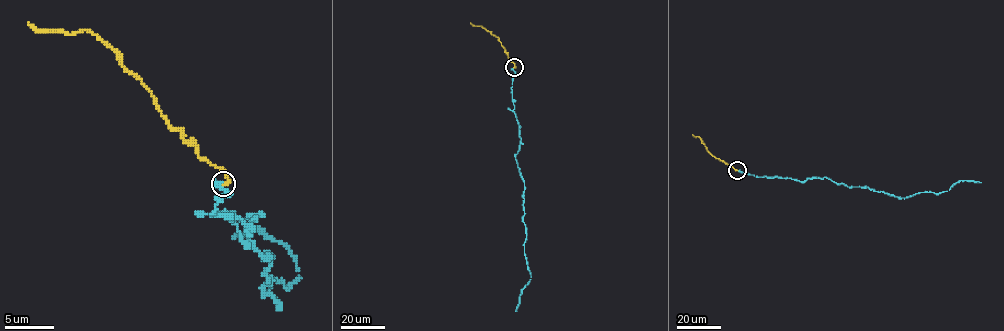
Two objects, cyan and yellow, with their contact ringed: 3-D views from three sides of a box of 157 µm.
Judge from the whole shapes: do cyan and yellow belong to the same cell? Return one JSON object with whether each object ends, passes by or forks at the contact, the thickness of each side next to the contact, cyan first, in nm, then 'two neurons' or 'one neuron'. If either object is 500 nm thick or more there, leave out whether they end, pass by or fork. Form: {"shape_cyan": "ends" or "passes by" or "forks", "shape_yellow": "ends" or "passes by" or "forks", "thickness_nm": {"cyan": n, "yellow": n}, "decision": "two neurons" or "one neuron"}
{"shape_cyan": "passes by", "shape_yellow": "ends", "thickness_nm": {"cyan": 200, "yellow": 180}, "decision": "one neuron"}

